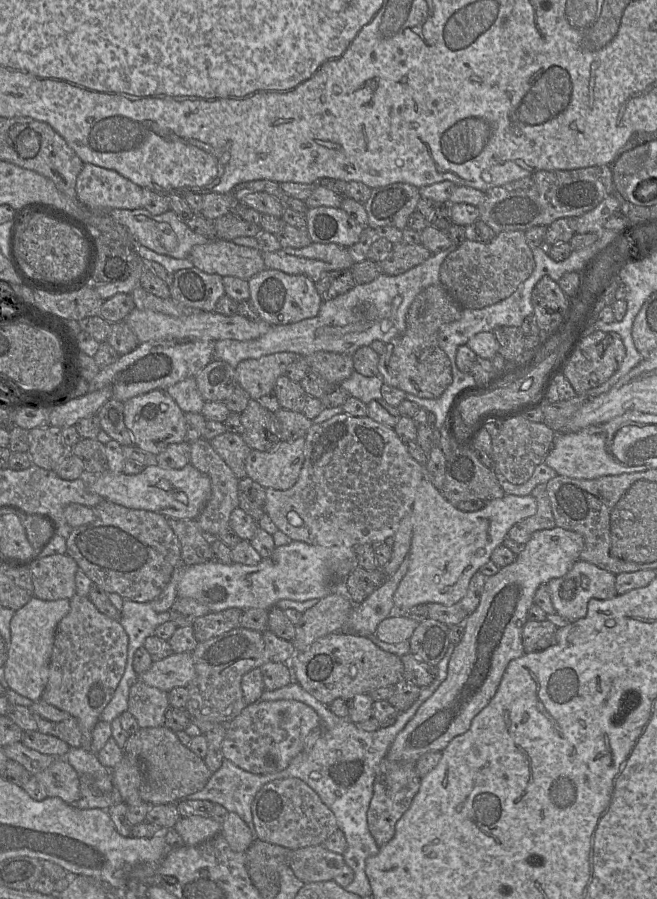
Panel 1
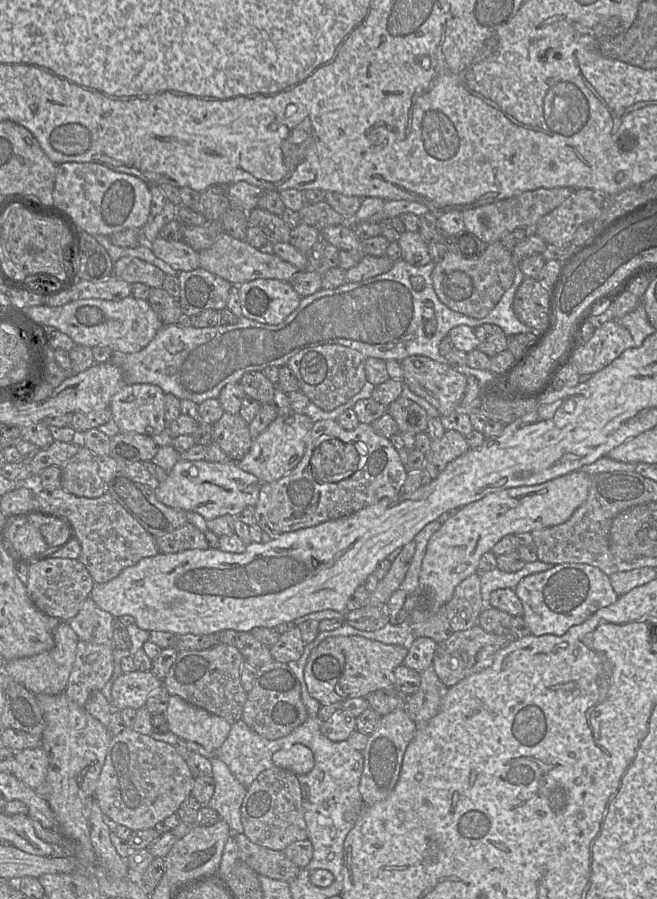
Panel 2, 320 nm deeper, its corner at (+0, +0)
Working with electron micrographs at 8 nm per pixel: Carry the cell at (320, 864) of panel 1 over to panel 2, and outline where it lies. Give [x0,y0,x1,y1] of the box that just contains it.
[233,833,300,882]

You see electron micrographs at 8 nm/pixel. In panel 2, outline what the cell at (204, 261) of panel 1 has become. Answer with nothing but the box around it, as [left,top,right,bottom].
[150,237,200,272]

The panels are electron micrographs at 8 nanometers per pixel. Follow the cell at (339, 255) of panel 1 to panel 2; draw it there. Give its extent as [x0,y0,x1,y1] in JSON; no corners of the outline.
[199,233,299,285]

